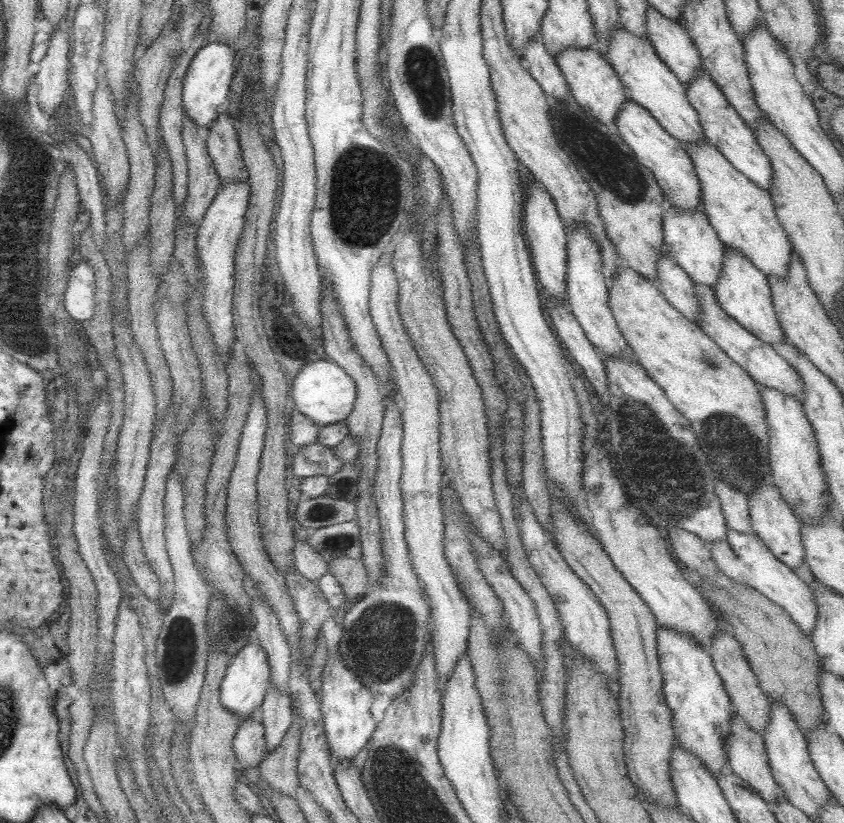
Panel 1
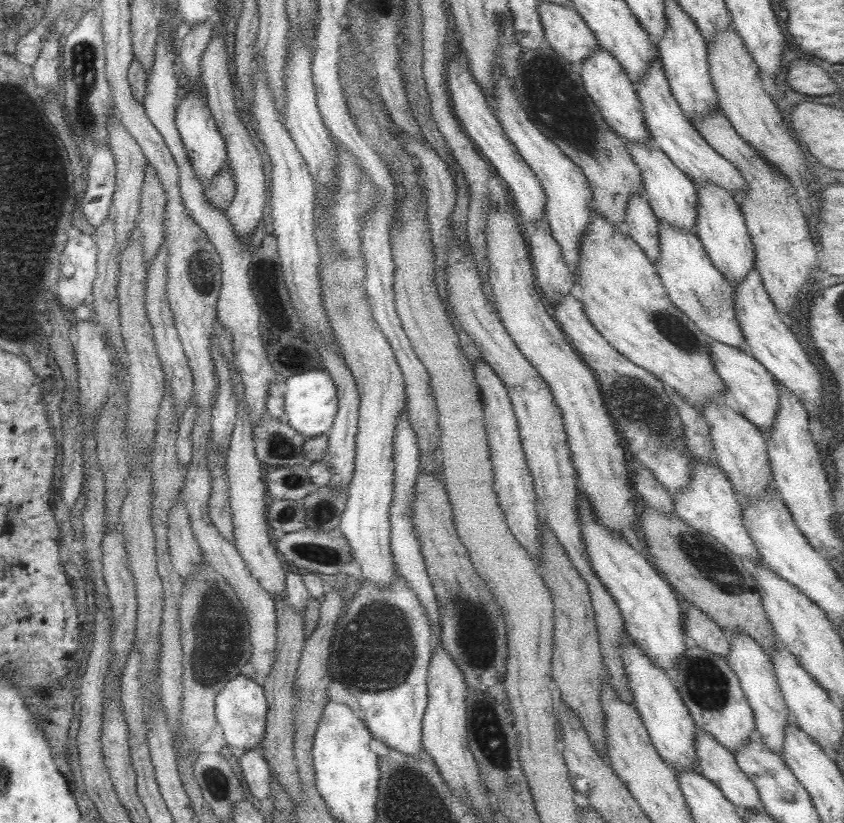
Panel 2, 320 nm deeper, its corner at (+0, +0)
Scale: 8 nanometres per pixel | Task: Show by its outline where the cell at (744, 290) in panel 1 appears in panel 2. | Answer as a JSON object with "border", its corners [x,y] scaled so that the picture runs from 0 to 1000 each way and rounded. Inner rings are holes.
{"border":[[[835,222],[825,226],[825,265],[821,281],[827,287],[838,313],[871,350],[883,332],[893,327],[892,298],[877,252],[859,230],[845,222]]]}

